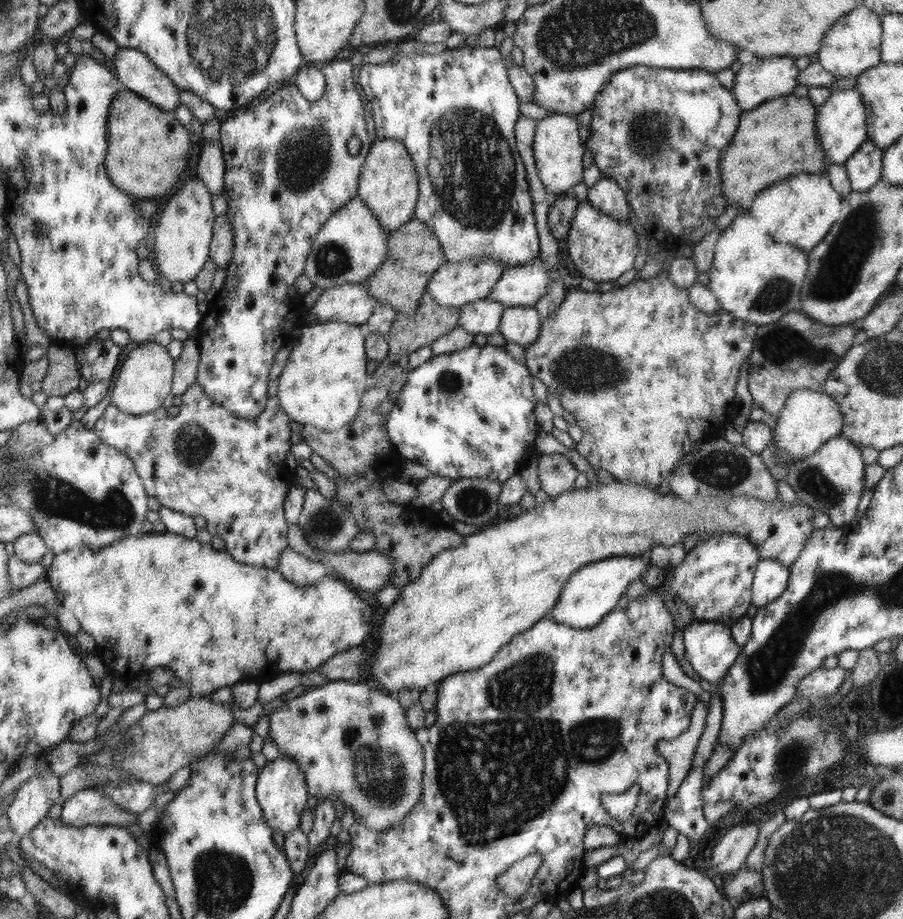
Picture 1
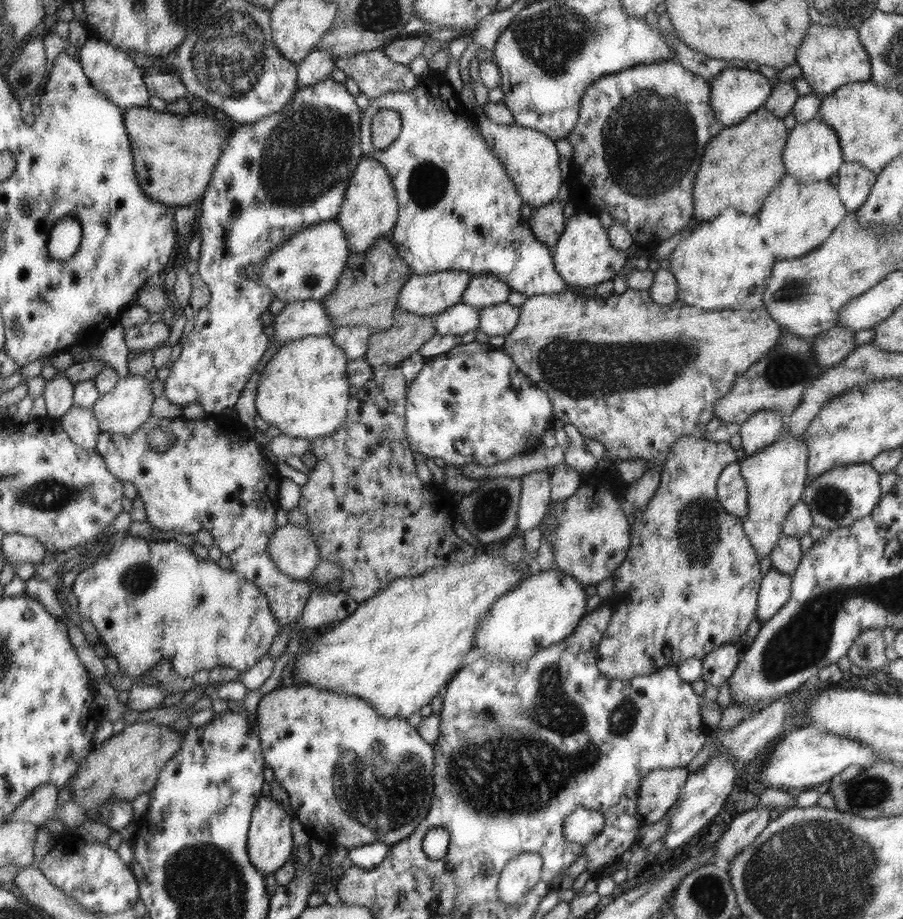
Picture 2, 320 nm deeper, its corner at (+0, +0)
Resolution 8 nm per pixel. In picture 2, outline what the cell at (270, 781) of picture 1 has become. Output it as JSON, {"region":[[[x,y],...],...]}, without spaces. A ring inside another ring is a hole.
{"region":[[[269,795],[259,798],[254,810],[252,810],[249,832],[247,835],[247,851],[250,862],[256,870],[262,870],[265,875],[278,872],[287,864],[294,842],[292,842],[292,828],[290,828],[292,816],[286,814],[276,800]]]}

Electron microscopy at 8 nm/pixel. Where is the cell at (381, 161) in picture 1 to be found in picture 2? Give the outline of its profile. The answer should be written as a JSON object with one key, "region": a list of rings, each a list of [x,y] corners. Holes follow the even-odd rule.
{"region":[[[363,157],[347,186],[345,196],[343,208],[334,220],[344,228],[351,252],[365,253],[381,237],[388,237],[399,220],[399,198],[393,178],[379,159]]]}

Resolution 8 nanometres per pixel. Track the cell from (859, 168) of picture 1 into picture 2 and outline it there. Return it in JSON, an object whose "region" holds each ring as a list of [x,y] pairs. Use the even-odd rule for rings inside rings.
{"region":[[[843,162],[839,168],[837,189],[846,211],[856,213],[866,200],[877,174],[859,162]]]}

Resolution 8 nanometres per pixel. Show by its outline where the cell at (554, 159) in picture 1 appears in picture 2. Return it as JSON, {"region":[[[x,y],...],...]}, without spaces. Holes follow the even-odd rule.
{"region":[[[480,106],[475,108],[475,115],[480,129],[482,129],[482,135],[486,137],[486,141],[490,143],[494,153],[499,155],[499,161],[506,166],[507,174],[518,187],[524,203],[527,203],[529,207],[538,208],[552,202],[562,186],[560,168],[558,168],[560,154],[556,152],[554,139],[550,135],[544,134],[543,131],[524,128],[516,124],[501,125],[492,122]]]}

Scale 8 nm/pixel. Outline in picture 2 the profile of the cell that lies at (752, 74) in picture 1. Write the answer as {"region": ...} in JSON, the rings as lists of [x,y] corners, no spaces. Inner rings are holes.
{"region":[[[746,66],[721,70],[715,77],[708,80],[711,85],[710,103],[716,117],[723,127],[740,124],[751,113],[765,106],[767,98],[771,96],[772,84],[758,72],[752,72]]]}

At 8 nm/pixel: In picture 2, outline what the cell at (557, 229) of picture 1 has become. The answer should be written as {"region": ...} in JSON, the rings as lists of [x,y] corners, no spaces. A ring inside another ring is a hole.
{"region":[[[558,200],[538,207],[532,211],[529,220],[536,239],[547,244],[548,248],[554,248],[566,226],[564,203]]]}

